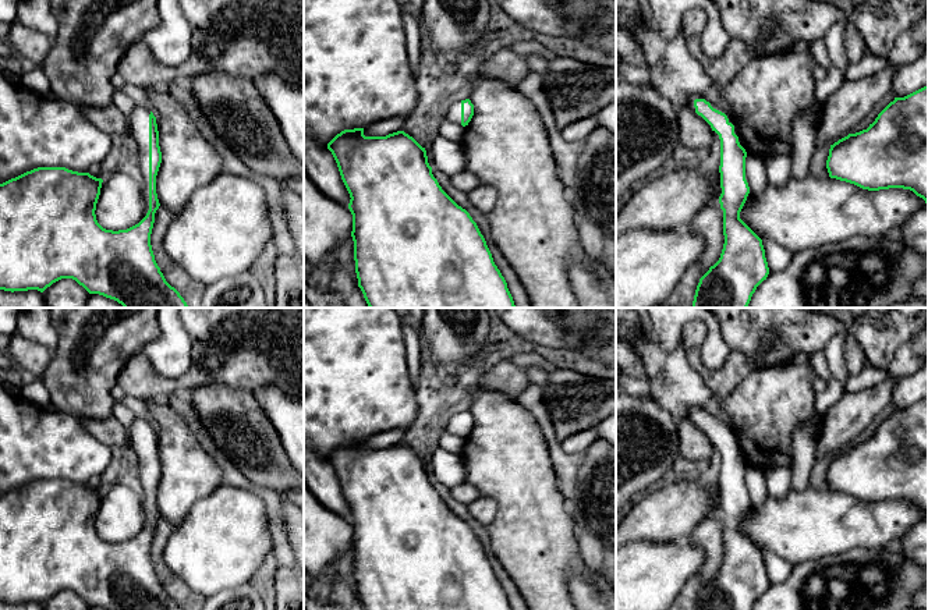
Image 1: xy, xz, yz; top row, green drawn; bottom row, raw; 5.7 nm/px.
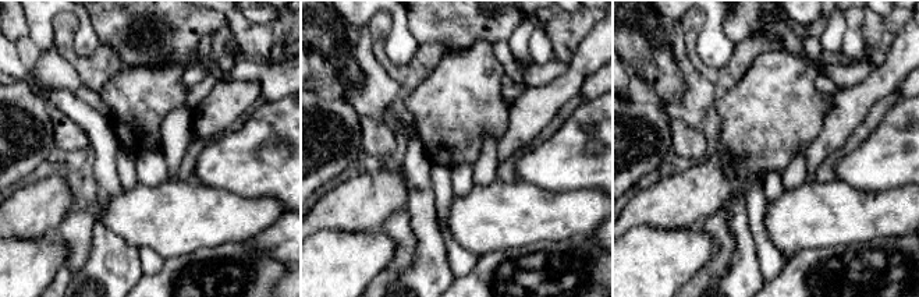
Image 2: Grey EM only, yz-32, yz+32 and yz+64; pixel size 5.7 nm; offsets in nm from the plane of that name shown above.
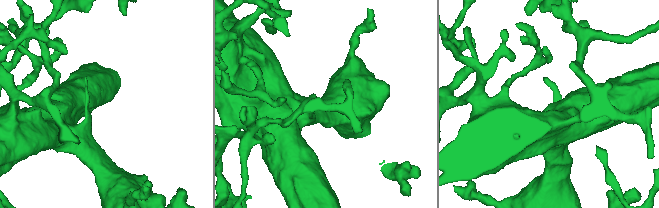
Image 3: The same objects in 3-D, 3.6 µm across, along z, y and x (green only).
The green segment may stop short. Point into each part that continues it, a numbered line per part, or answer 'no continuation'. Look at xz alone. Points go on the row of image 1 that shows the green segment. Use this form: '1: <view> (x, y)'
1: xz (453, 114)

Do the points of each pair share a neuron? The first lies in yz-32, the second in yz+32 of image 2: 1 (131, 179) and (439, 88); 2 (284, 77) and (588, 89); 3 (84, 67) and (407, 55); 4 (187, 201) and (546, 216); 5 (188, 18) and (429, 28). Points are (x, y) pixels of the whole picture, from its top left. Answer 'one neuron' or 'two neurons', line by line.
1: two neurons
2: one neuron
3: two neurons
4: one neuron
5: one neuron

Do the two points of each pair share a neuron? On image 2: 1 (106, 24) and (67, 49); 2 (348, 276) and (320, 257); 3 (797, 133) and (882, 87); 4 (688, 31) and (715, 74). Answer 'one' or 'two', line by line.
1: two
2: one
3: two
4: one

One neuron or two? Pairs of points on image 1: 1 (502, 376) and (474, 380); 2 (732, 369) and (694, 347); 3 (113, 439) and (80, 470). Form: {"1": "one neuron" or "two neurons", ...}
{"1": "one neuron", "2": "one neuron", "3": "two neurons"}

